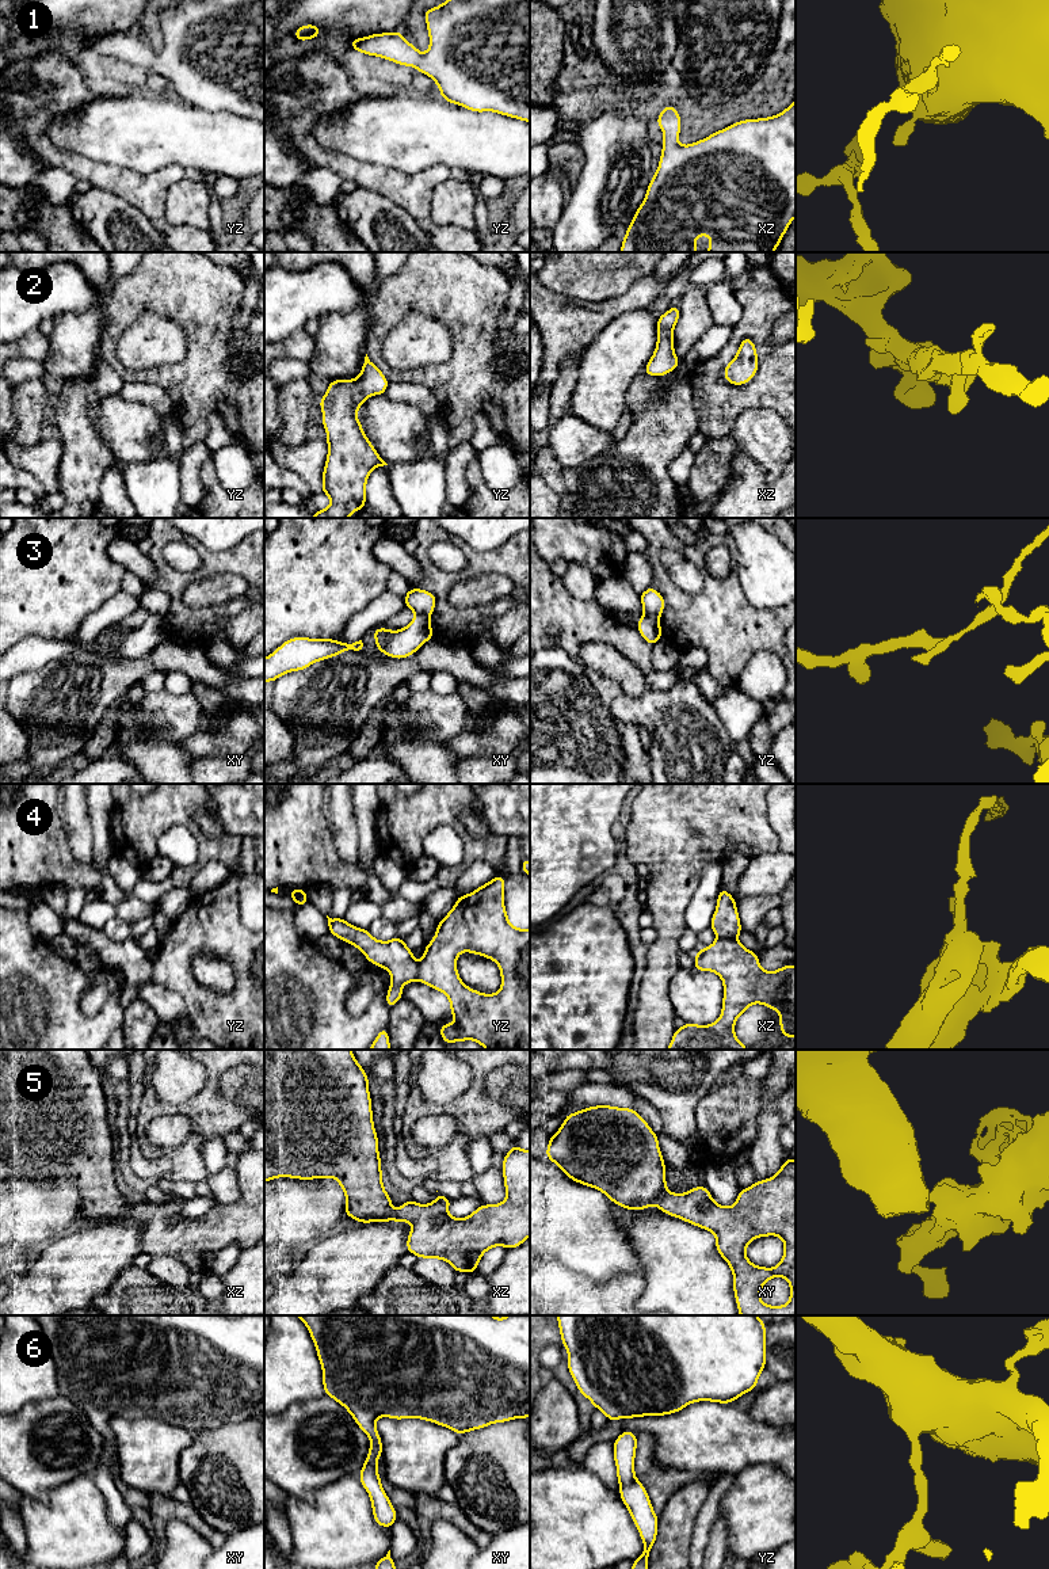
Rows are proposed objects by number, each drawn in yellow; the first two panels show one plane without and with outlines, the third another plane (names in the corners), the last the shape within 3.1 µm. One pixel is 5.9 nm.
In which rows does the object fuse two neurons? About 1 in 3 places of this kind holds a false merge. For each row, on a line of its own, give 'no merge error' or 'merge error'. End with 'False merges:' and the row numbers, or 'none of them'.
1: no merge error
2: no merge error
3: merge error
4: merge error
5: merge error
6: no merge error
False merges: 3, 4, 5

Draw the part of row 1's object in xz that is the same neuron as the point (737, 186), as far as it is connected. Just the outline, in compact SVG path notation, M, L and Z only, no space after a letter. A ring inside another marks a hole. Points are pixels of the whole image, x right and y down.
M796 98L774 117L743 119L688 145L678 142L678 108L665 106L656 122L664 134L659 168L623 236L621 252L698 252L695 240L702 235L712 239L706 252L774 252L796 218Z

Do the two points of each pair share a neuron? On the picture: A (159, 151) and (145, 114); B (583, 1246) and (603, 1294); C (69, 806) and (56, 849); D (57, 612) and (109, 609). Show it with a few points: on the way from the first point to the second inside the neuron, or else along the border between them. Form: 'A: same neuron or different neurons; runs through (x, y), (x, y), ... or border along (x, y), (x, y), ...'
A: same neuron; runs through (149, 141), (145, 137), (145, 124)
B: different neurons; border along (569, 1268), (599, 1282), (629, 1274)
C: different neurons; border along (57, 798), (57, 815), (73, 856)
D: different neurons; border along (121, 591), (111, 596), (90, 613), (73, 633)

